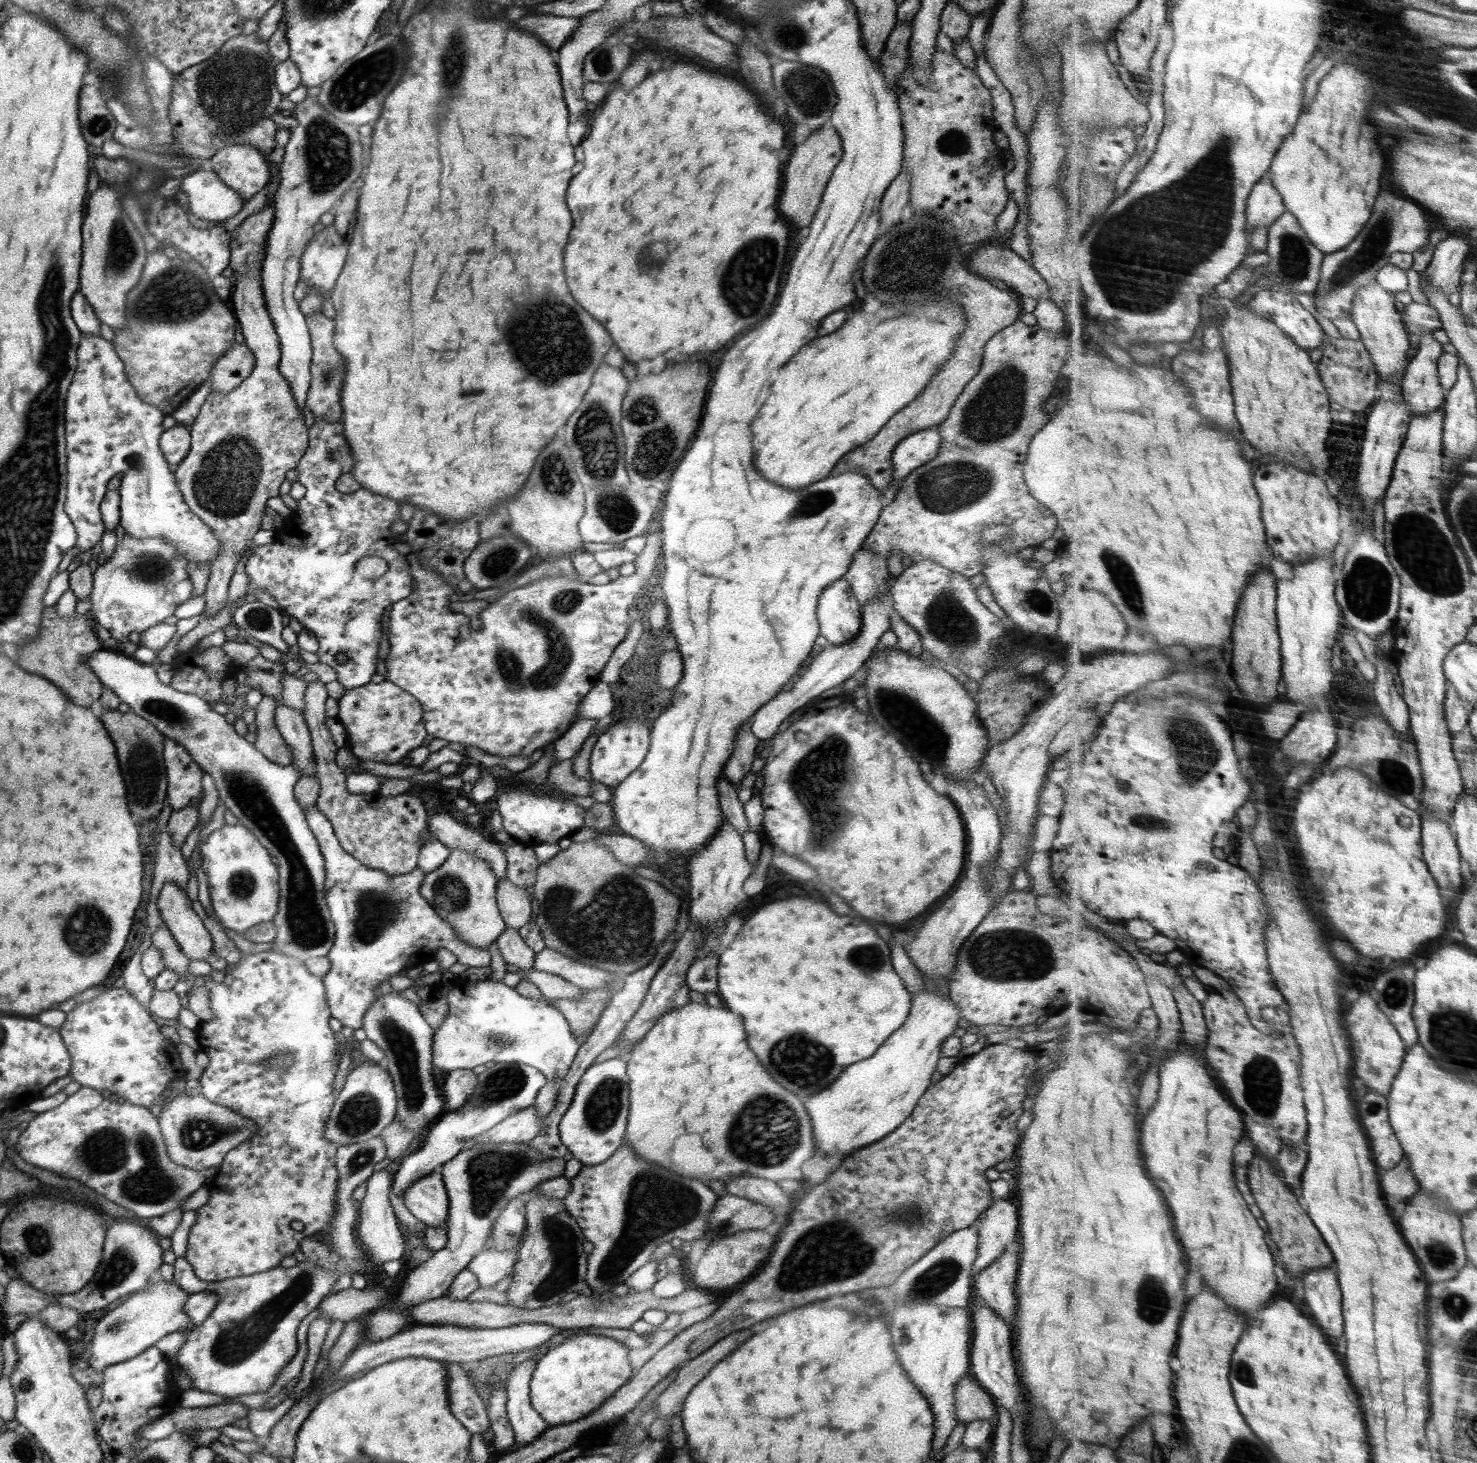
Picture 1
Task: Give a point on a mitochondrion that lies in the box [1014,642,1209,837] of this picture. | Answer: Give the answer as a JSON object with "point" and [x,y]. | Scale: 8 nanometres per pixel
{"point":[1144,821]}

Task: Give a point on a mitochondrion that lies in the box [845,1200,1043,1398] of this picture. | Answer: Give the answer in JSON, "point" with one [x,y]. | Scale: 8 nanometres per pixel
{"point":[939,1275]}

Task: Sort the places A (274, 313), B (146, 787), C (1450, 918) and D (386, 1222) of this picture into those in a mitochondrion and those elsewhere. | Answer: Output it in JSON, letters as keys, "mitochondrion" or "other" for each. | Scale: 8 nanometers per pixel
{"A":"other","B":"mitochondrion","C":"other","D":"other"}

